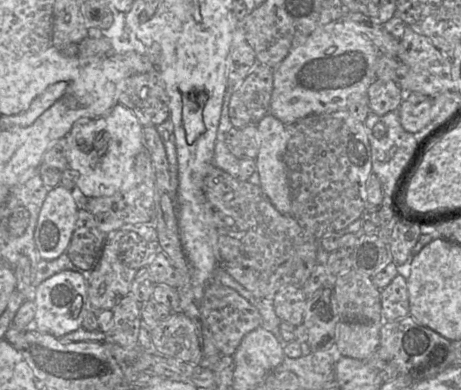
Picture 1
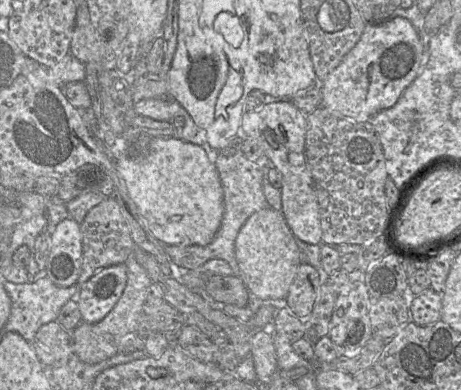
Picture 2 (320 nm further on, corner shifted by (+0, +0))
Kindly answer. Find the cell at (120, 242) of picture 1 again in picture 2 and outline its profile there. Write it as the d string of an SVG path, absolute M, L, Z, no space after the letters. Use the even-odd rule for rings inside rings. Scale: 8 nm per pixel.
M134 255L129 256L124 264L127 269L127 283L114 308L101 321L94 324L81 322L71 332L73 354L82 362L97 364L120 353L120 340L137 329L138 316L145 304L147 290L152 281Z

